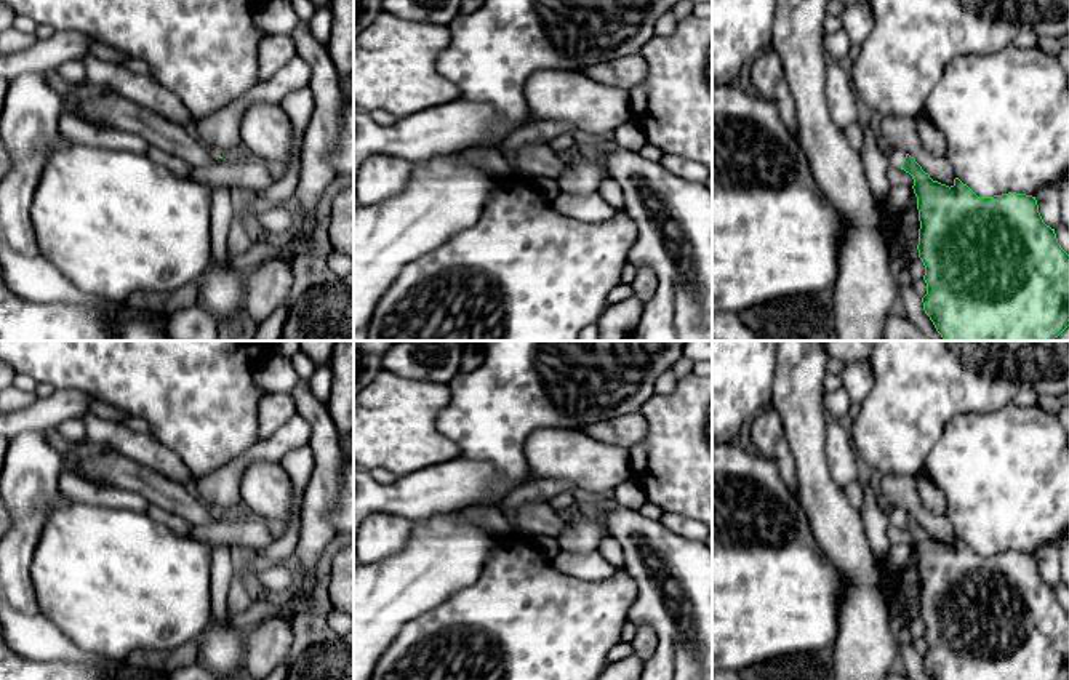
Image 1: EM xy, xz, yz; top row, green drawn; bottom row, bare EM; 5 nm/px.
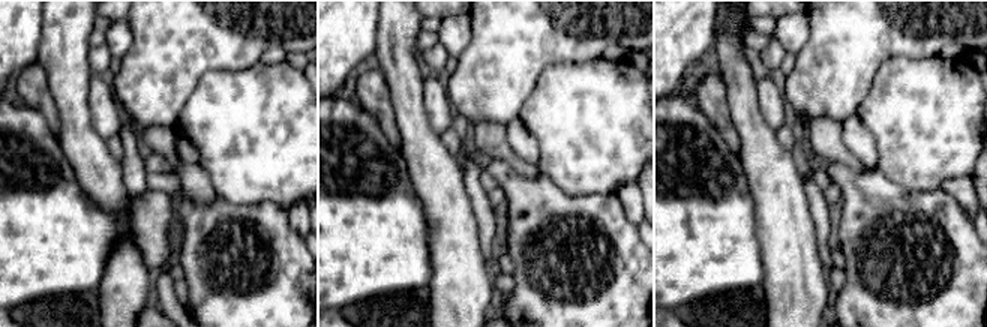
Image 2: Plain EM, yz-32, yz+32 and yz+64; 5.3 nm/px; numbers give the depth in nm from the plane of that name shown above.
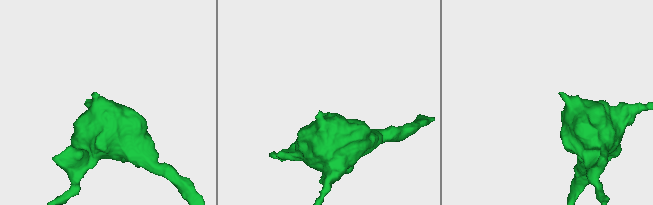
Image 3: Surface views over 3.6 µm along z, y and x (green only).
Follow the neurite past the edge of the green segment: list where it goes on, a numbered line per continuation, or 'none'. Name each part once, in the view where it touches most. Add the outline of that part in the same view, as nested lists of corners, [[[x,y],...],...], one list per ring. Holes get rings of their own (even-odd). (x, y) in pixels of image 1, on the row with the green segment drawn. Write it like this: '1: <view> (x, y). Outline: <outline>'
1: yz (895, 157). Outline: [[[891,149],[888,155],[888,163],[890,166],[896,166],[896,168],[901,168],[904,158],[906,158],[906,154],[903,150],[896,150],[896,149]]]

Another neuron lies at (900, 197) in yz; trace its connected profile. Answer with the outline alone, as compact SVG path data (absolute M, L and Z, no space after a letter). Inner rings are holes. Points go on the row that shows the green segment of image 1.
M891 186L888 195L888 205L880 210L882 214L882 227L883 227L883 238L888 248L890 262L895 269L903 266L907 259L907 250L903 240L903 224L904 214L911 200L915 197L914 189L909 186ZM893 214L898 218L898 227L895 232L885 230L885 216Z

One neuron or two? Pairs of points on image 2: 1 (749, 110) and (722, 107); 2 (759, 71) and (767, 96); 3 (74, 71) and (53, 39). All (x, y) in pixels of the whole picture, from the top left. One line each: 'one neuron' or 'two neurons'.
1: two neurons
2: two neurons
3: one neuron

